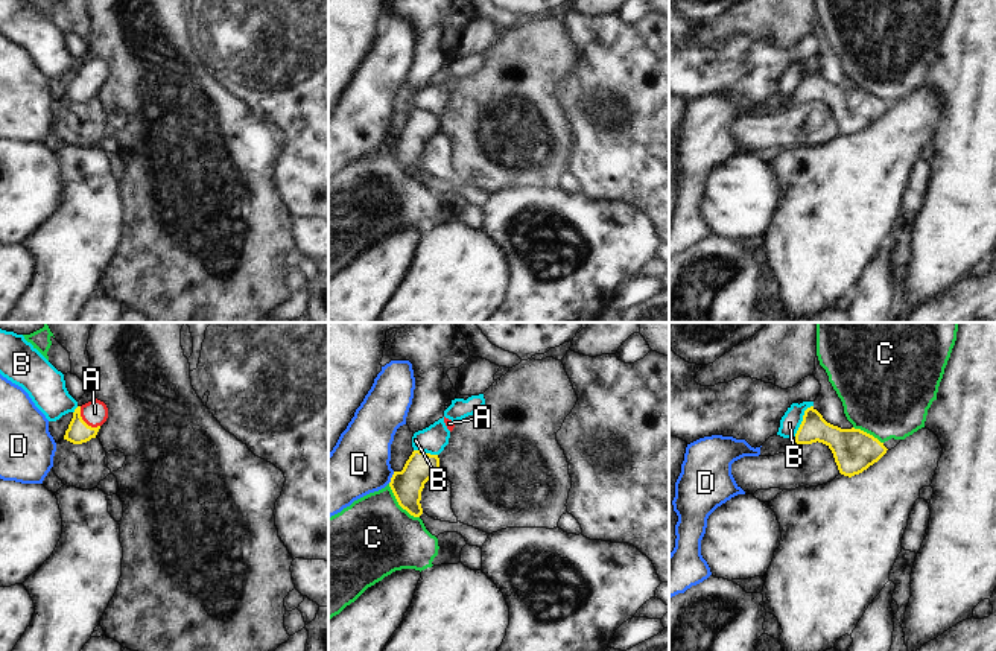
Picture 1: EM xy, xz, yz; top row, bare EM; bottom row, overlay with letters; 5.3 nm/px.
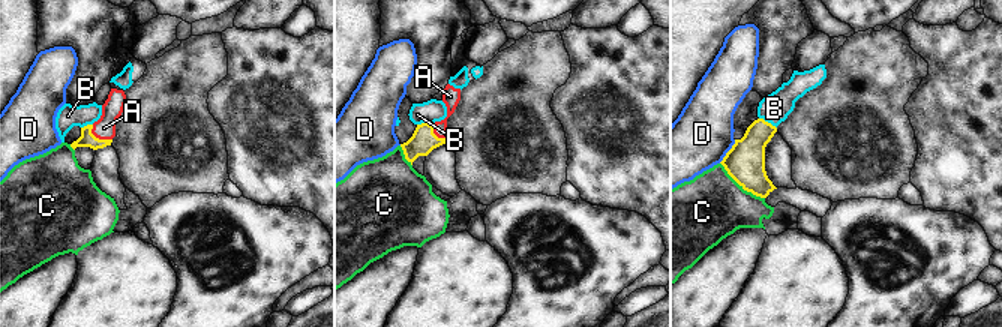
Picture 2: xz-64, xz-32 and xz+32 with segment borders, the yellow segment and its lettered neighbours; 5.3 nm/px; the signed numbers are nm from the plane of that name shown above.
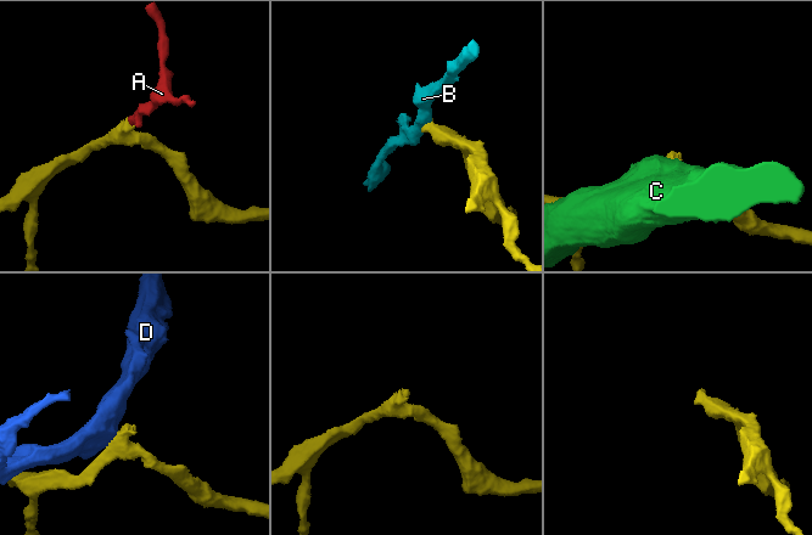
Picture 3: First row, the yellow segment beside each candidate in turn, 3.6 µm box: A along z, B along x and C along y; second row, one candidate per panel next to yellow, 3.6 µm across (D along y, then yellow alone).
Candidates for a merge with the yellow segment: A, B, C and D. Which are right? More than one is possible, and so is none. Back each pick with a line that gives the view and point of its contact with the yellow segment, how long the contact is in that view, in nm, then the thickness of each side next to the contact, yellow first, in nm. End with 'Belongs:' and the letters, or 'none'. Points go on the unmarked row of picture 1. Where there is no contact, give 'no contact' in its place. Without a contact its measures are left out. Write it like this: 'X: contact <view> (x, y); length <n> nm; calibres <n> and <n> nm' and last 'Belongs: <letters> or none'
A: contact xy (84, 81); length 160 nm; calibres 120 and 140 nm
Belongs: A

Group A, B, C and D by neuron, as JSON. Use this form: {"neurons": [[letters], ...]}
{"neurons": [["A"], ["B"], ["C"], ["D"]]}

